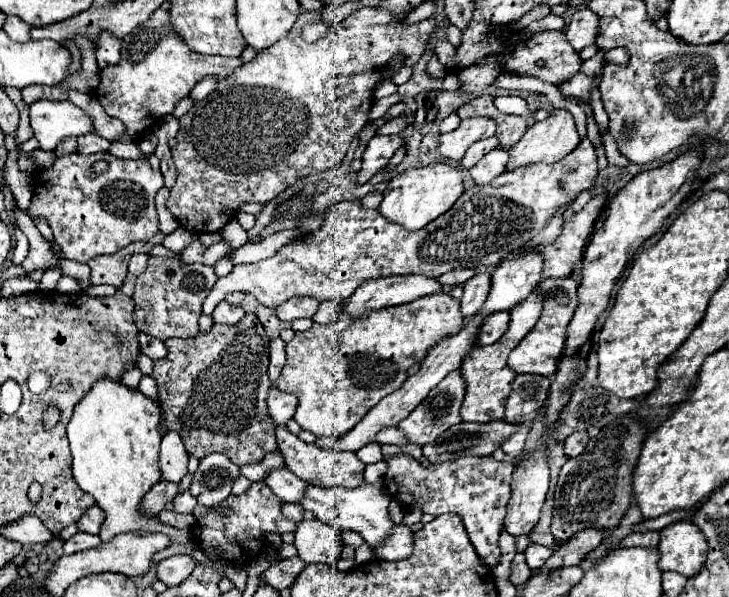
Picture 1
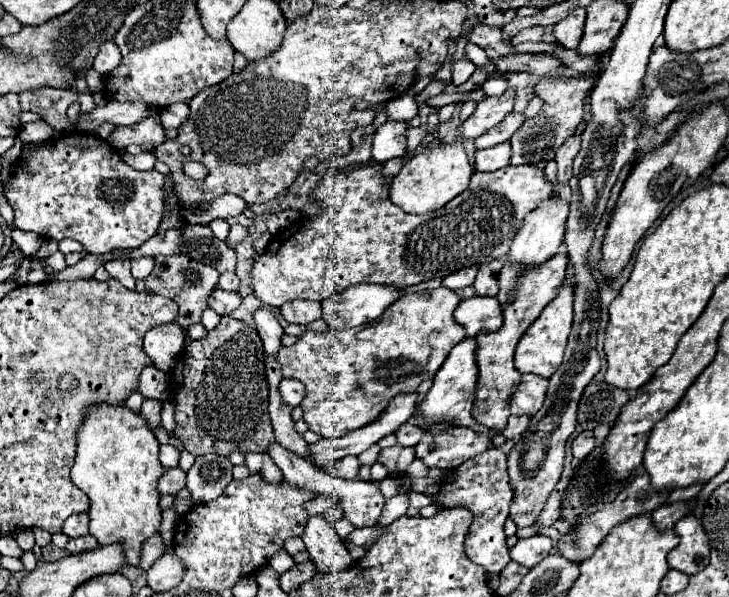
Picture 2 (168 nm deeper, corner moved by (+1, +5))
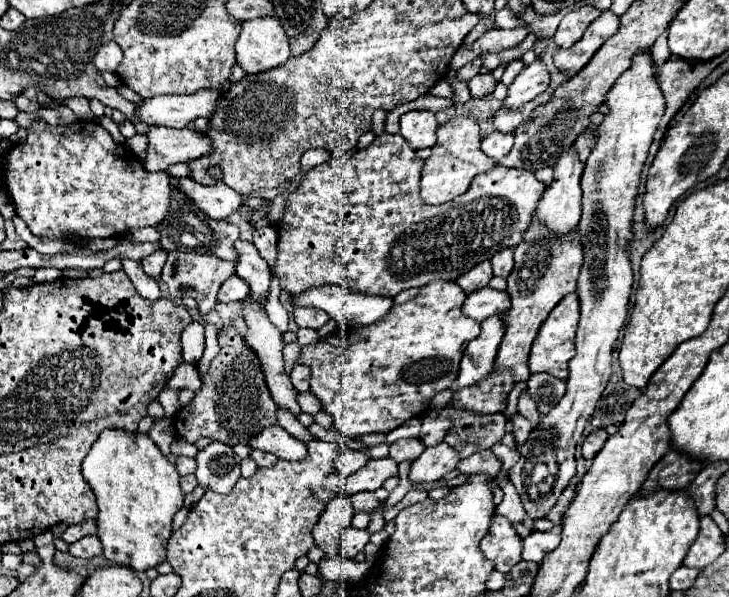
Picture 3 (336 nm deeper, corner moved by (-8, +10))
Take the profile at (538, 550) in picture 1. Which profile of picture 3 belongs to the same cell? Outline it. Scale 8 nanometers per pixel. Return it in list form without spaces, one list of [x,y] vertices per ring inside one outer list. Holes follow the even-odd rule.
[[[531,532],[523,540],[523,558],[531,562],[543,562],[543,558],[553,552],[561,542],[559,532]]]

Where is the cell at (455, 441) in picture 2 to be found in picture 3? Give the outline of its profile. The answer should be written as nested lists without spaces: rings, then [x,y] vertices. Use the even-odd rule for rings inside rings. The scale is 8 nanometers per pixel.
[[[441,442],[433,448],[425,448],[417,460],[413,460],[409,470],[411,482],[433,482],[441,480],[447,472],[455,470],[459,462],[459,452],[449,444]]]

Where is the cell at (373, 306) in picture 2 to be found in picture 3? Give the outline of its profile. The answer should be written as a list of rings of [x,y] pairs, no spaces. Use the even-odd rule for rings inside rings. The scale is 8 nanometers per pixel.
[[[321,286],[293,298],[293,304],[317,306],[341,324],[373,324],[383,320],[391,310],[393,300],[385,300],[385,296],[365,296],[337,286]]]

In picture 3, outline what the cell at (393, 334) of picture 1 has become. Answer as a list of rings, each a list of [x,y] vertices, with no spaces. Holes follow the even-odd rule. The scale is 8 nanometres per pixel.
[[[437,280],[421,288],[417,298],[405,304],[393,304],[391,312],[381,322],[356,326],[344,338],[337,338],[333,333],[315,346],[303,346],[297,362],[311,368],[311,392],[321,400],[322,409],[333,418],[332,429],[350,438],[369,432],[387,434],[411,416],[419,416],[429,408],[429,402],[437,392],[453,388],[451,382],[457,376],[463,348],[481,332],[479,322],[461,312],[465,298],[465,292],[461,292],[455,282]]]

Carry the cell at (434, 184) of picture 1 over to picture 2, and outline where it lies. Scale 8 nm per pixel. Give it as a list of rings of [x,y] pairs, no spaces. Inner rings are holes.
[[[460,141],[448,143],[448,145],[436,145],[432,149],[424,149],[416,153],[402,171],[392,181],[392,203],[402,207],[406,213],[414,215],[426,215],[430,211],[436,211],[444,207],[448,201],[452,201],[456,195],[460,195],[472,177],[474,169],[468,161],[468,155],[464,151],[464,145]]]

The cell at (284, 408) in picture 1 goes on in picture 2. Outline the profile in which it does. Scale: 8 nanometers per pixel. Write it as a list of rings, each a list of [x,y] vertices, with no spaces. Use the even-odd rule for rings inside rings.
[[[282,379],[282,383],[280,383],[280,395],[282,395],[282,399],[288,405],[296,407],[304,399],[306,391],[304,391],[304,385],[300,381],[296,381],[296,379]]]

